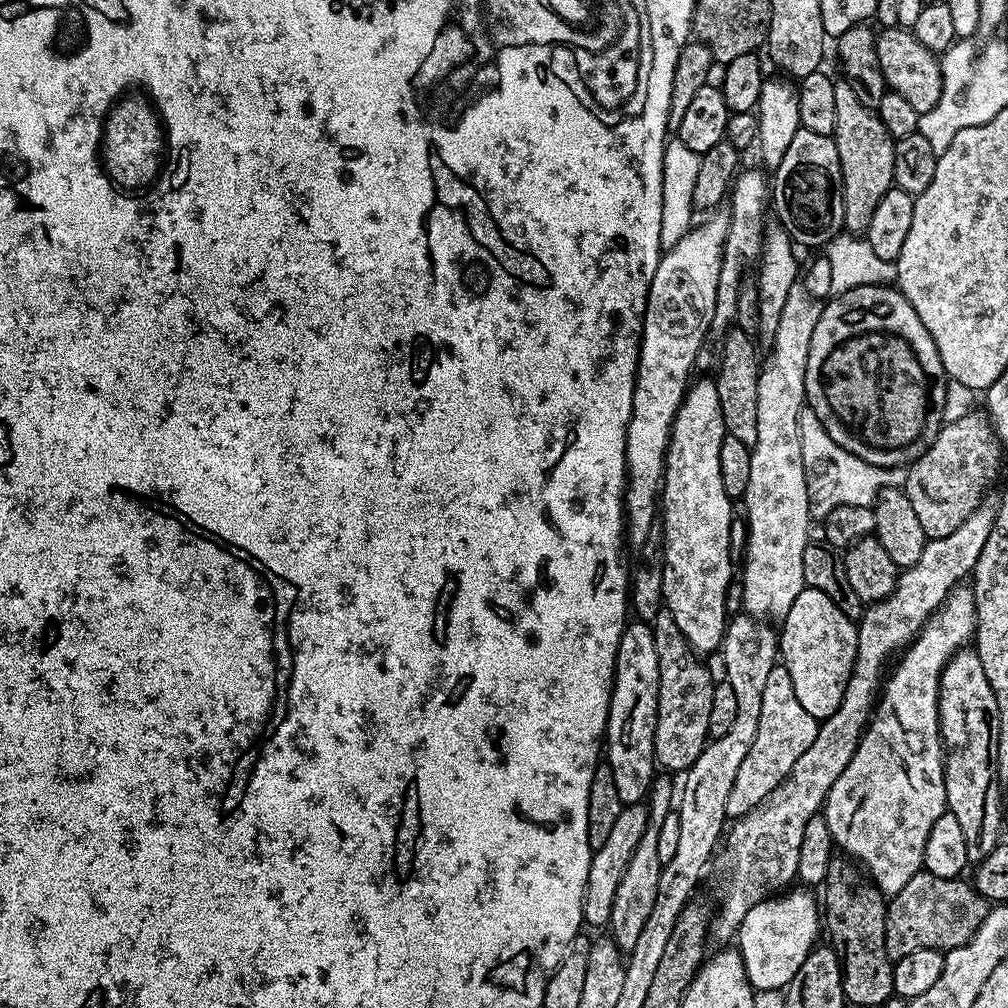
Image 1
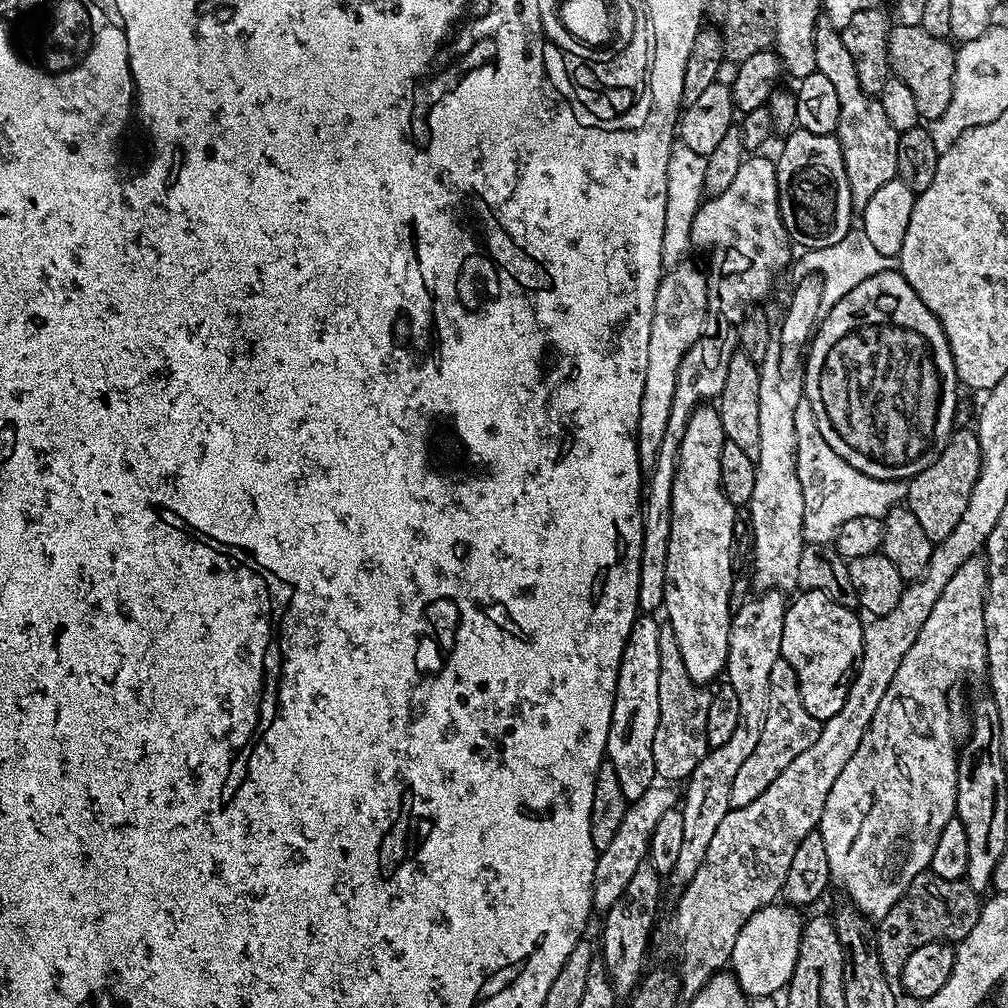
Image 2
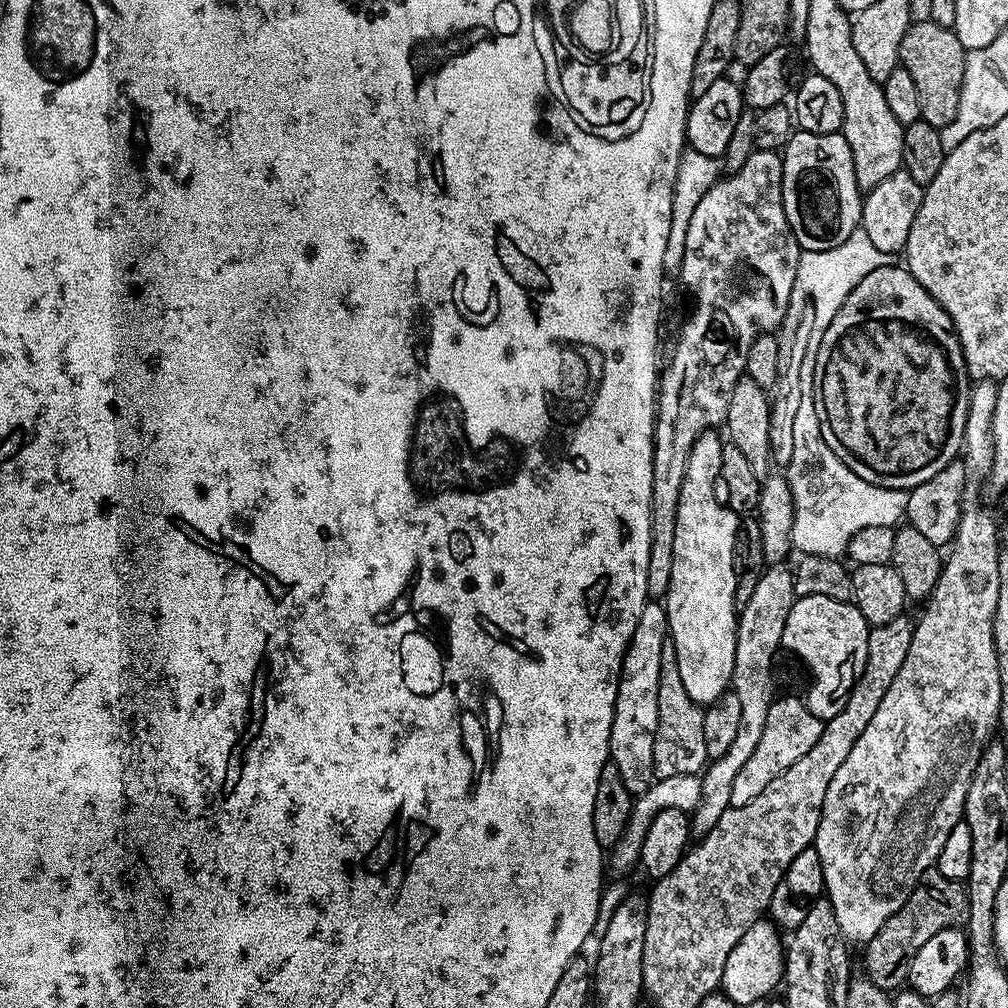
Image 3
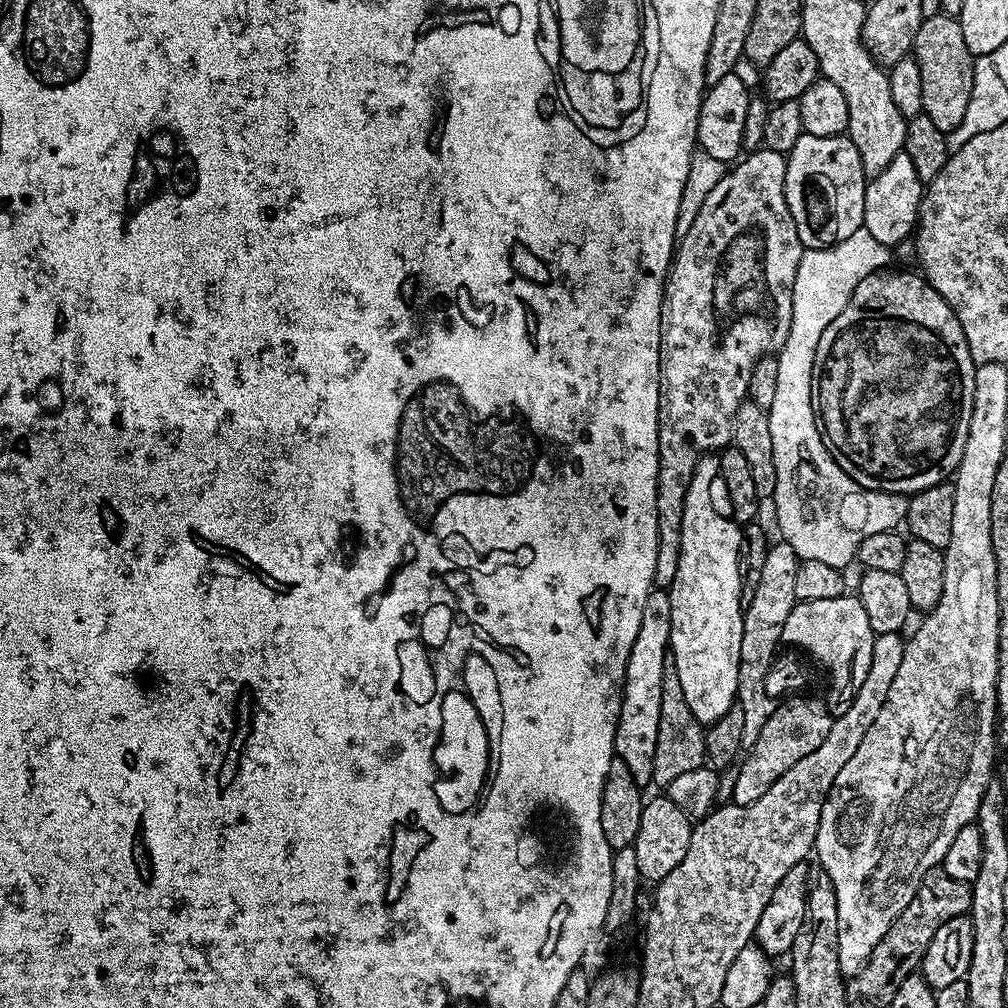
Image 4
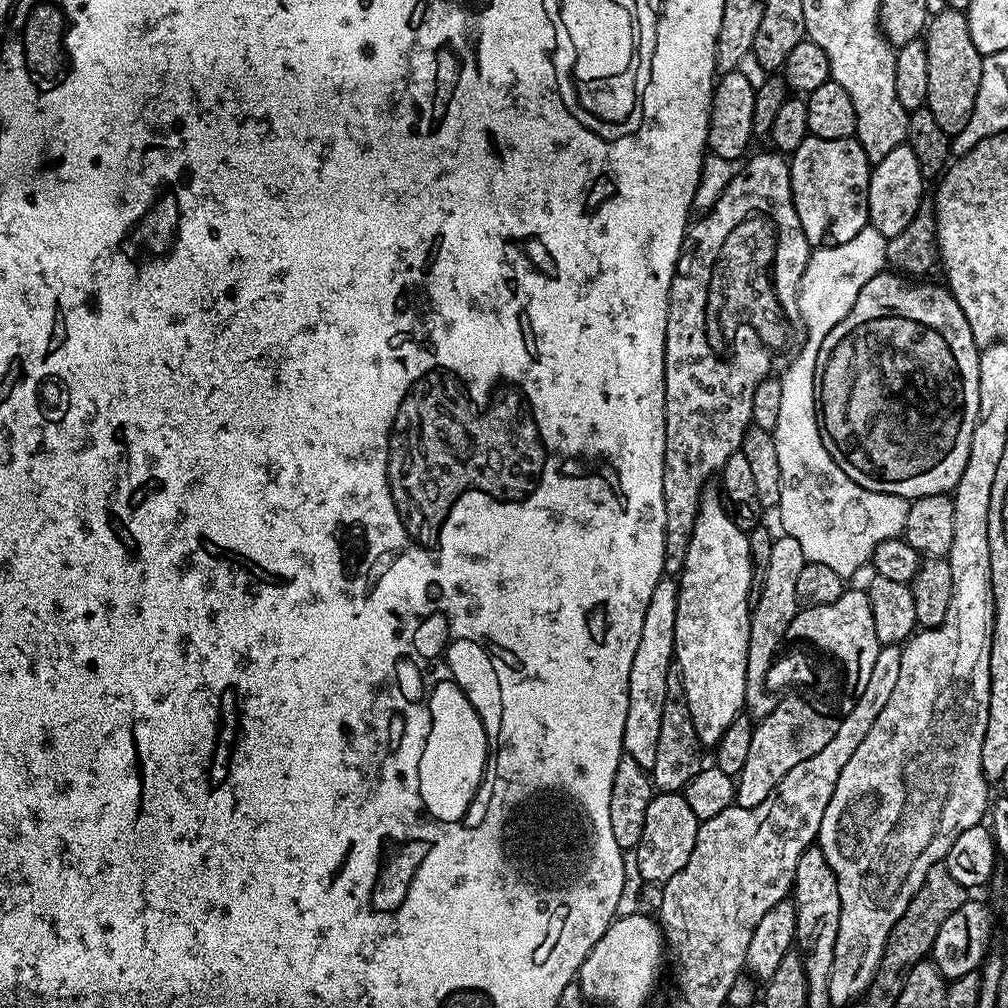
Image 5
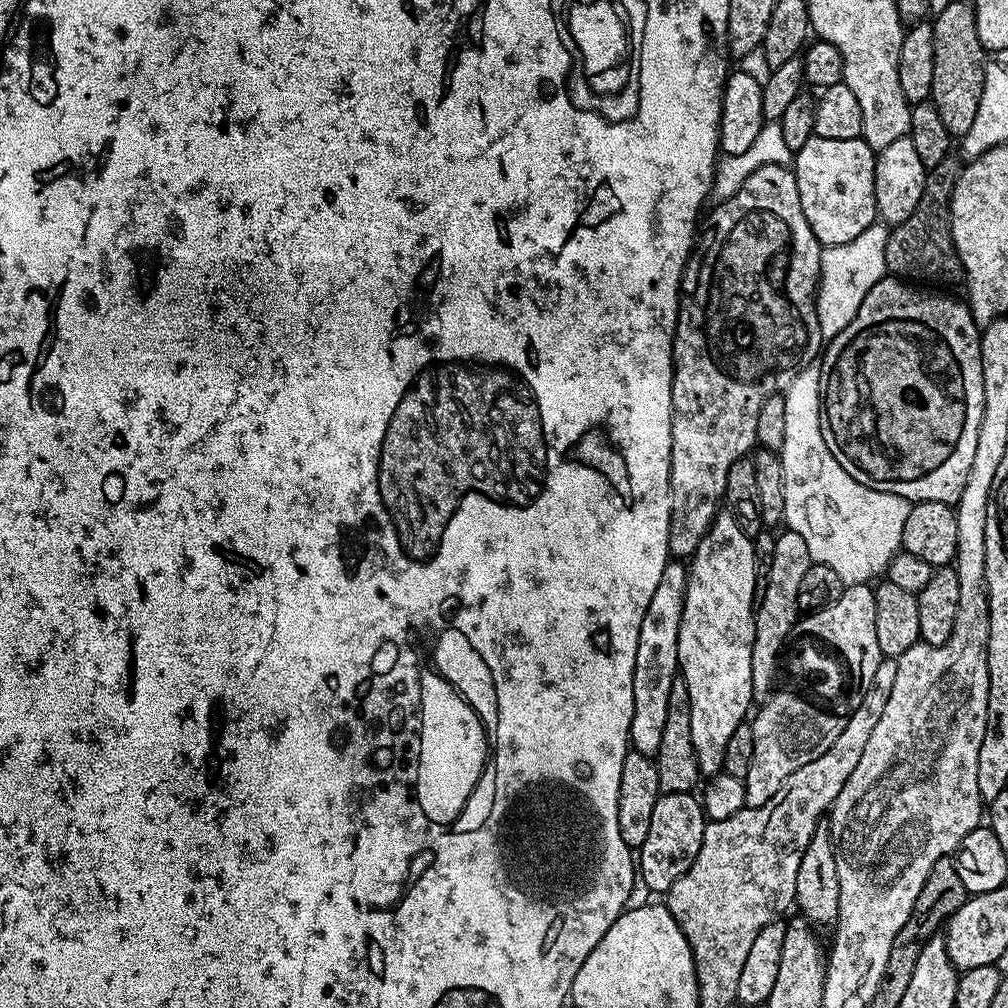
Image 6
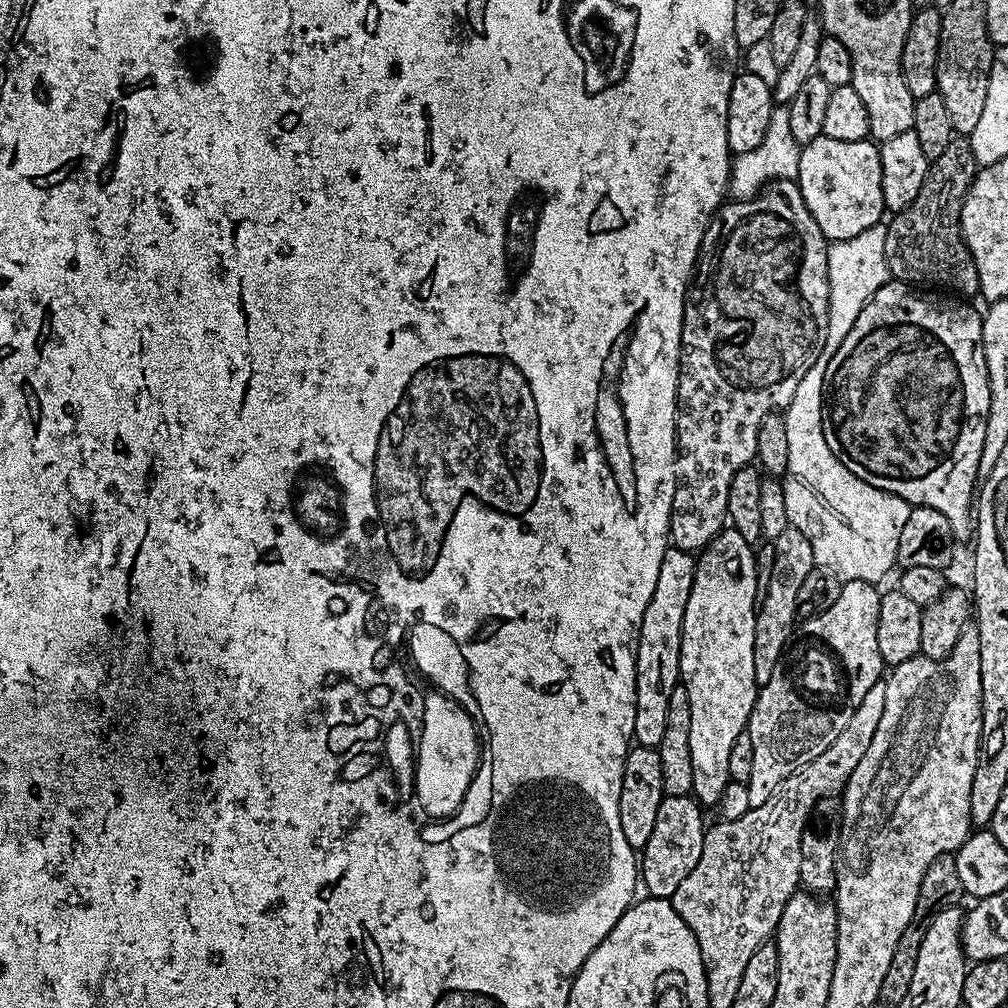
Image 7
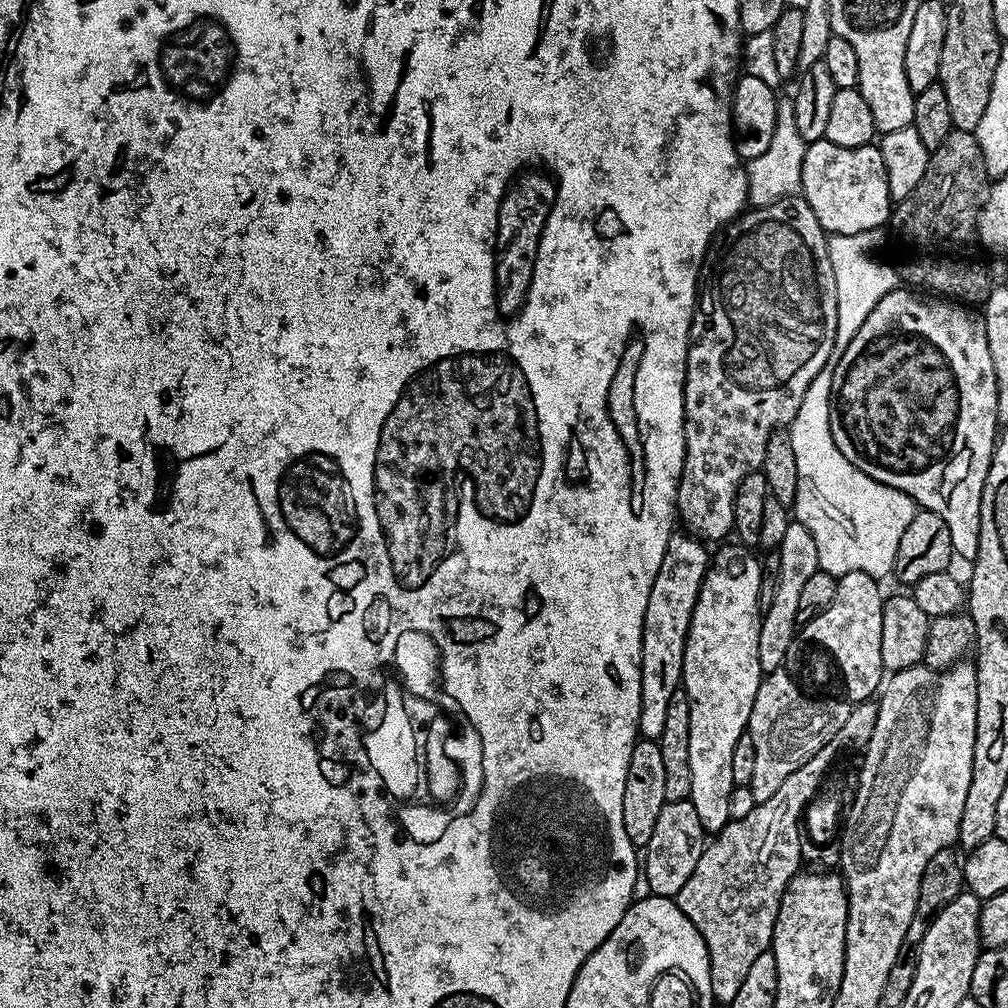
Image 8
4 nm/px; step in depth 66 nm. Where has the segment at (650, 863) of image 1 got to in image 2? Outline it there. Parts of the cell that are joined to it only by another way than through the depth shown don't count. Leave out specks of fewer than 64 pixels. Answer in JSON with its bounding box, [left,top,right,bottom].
[598,862,662,997]

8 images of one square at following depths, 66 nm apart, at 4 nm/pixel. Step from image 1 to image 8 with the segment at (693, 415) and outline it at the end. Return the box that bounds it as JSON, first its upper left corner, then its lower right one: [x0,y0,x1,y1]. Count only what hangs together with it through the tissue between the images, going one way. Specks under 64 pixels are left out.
[682,542,762,834]

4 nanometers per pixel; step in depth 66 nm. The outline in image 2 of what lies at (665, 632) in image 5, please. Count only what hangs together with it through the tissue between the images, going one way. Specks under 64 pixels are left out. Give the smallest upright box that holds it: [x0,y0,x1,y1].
[606,614,661,802]

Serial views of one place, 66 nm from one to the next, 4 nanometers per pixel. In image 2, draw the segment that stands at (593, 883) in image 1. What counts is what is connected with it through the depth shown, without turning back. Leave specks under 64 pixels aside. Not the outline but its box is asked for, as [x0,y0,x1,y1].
[592,784,678,914]

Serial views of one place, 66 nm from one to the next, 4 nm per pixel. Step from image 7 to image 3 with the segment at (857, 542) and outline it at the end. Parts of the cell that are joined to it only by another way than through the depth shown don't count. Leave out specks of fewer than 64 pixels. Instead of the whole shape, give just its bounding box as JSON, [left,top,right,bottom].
[778,226,909,557]

